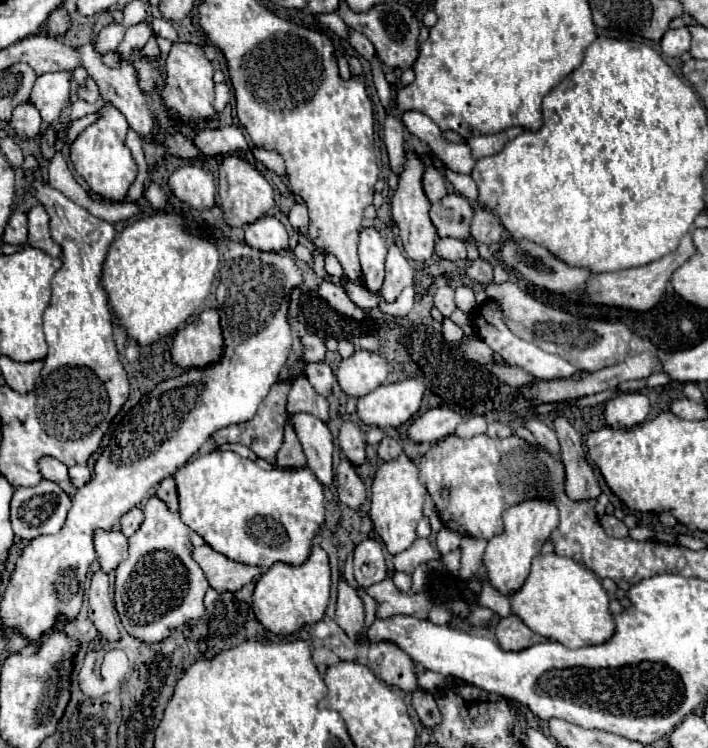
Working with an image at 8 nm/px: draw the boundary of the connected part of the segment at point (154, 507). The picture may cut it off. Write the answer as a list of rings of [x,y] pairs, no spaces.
[[[152,496],[144,506],[144,522],[138,528],[134,536],[128,538],[130,550],[128,558],[122,560],[122,564],[116,568],[116,610],[120,614],[122,626],[128,630],[130,636],[154,644],[164,638],[168,638],[178,626],[198,620],[204,614],[204,592],[208,590],[208,580],[202,574],[200,566],[192,560],[192,544],[188,540],[188,534],[192,532],[178,514],[168,512],[166,504]]]

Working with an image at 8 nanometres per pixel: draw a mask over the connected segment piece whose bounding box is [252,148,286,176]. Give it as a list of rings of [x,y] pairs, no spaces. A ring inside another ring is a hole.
[[[254,148],[254,158],[260,160],[268,170],[276,172],[278,176],[284,176],[286,174],[286,168],[284,168],[284,160],[280,158],[280,154],[276,152],[268,152],[268,150],[260,150],[260,148]]]

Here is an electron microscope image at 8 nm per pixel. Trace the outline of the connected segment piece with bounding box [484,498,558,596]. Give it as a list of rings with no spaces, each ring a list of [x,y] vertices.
[[[532,498],[506,508],[502,520],[504,520],[504,532],[488,540],[488,548],[484,552],[484,564],[488,570],[490,584],[508,596],[524,584],[530,572],[532,558],[540,552],[542,544],[550,538],[552,530],[558,526],[558,508],[552,500]]]

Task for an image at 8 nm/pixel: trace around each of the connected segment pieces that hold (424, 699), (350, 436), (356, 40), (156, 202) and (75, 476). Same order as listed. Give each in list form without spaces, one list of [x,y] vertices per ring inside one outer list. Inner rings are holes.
[[[414,690],[408,694],[412,698],[412,706],[414,710],[418,712],[422,724],[426,728],[432,728],[440,722],[440,712],[438,712],[438,706],[436,706],[436,700],[430,692],[420,692],[420,690]]]
[[[342,422],[340,432],[338,432],[338,444],[342,454],[352,460],[354,464],[362,464],[366,458],[364,452],[364,436],[360,432],[360,428],[354,422]]]
[[[348,30],[348,42],[350,42],[352,48],[356,48],[356,52],[358,52],[360,56],[364,56],[366,60],[374,56],[374,46],[372,46],[372,42],[370,42],[364,34],[360,34],[360,32],[356,32],[356,30]]]
[[[150,184],[148,190],[144,192],[144,196],[146,196],[146,202],[148,202],[152,208],[156,208],[156,210],[162,210],[162,208],[166,206],[164,190],[162,190],[160,186],[156,186],[156,184]]]
[[[70,466],[70,480],[76,488],[82,488],[92,480],[92,472],[88,466]]]

